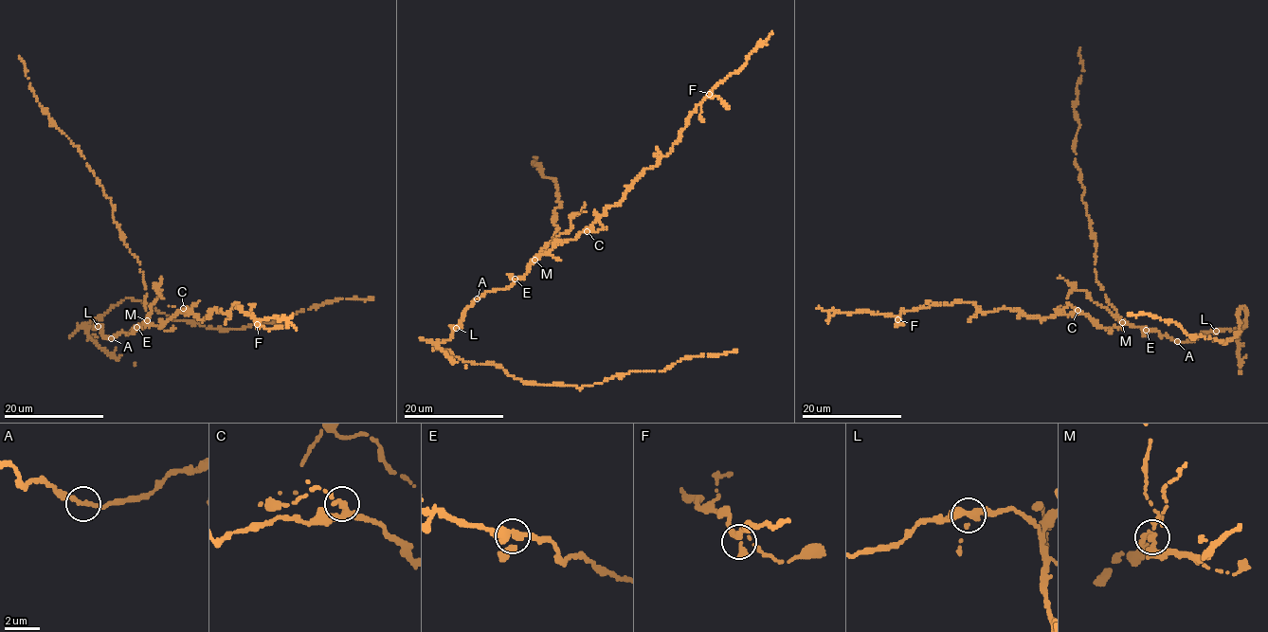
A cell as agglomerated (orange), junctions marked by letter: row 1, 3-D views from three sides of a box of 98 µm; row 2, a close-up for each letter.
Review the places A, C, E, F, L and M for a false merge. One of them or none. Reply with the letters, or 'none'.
M

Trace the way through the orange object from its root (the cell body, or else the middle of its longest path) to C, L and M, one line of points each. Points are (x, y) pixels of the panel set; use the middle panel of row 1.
C: (477, 299), (487, 292), (506, 288), (525, 275), (535, 258), (546, 254), (560, 242), (568, 242), (587, 231)
L: (477, 299), (466, 308), (456, 328)
M: (477, 299), (487, 292), (506, 288), (525, 275), (534, 260)

